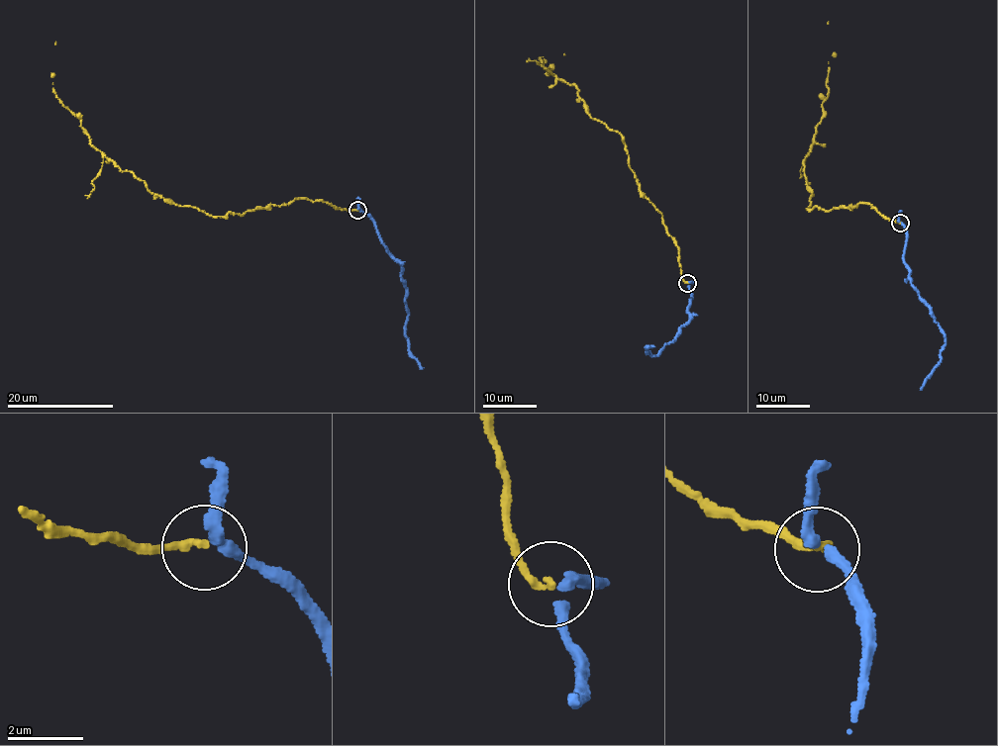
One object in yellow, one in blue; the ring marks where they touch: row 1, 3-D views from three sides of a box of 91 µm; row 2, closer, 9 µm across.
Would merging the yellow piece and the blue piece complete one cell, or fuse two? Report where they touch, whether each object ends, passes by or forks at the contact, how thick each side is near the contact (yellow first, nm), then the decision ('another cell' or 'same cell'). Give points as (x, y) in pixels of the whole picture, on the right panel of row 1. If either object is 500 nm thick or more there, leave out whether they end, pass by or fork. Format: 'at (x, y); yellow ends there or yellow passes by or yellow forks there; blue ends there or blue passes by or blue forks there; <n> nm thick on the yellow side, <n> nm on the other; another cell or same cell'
at (900, 223); yellow ends there; blue passes by; 180 nm thick on the yellow side, 280 nm on the other; another cell

